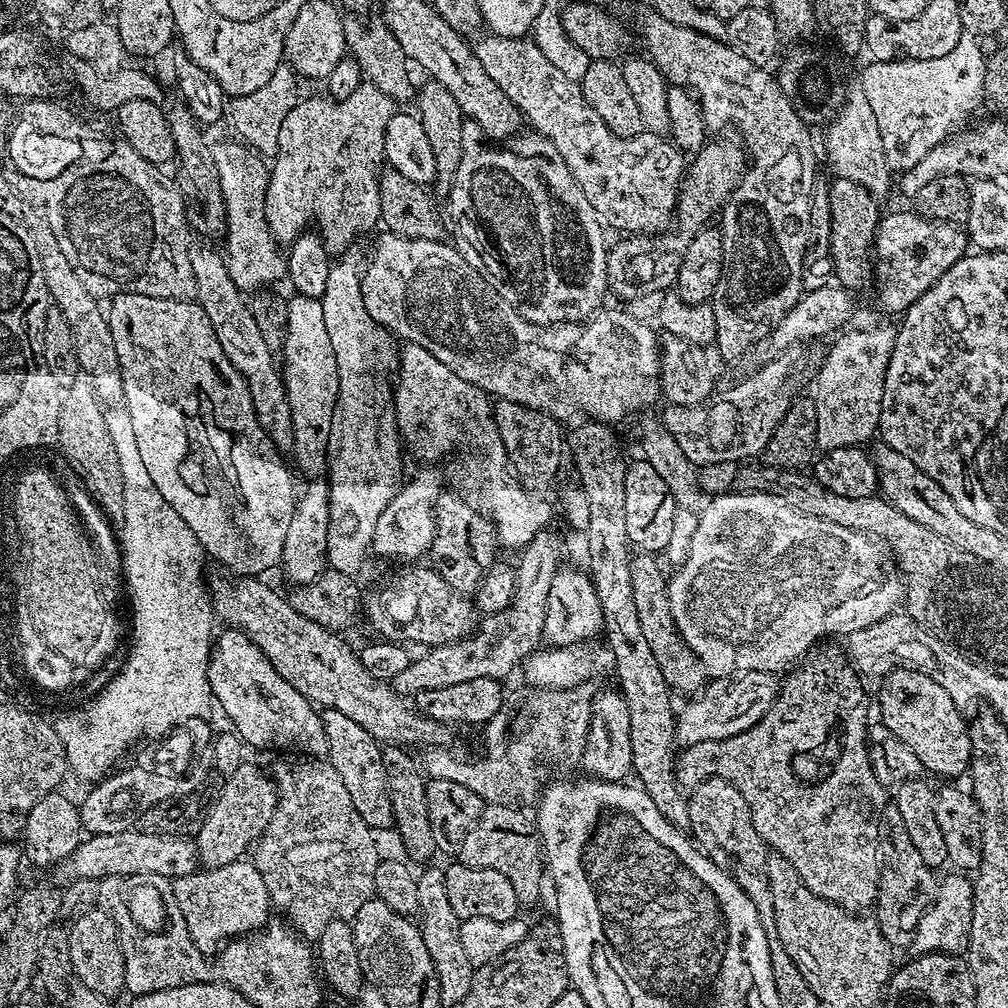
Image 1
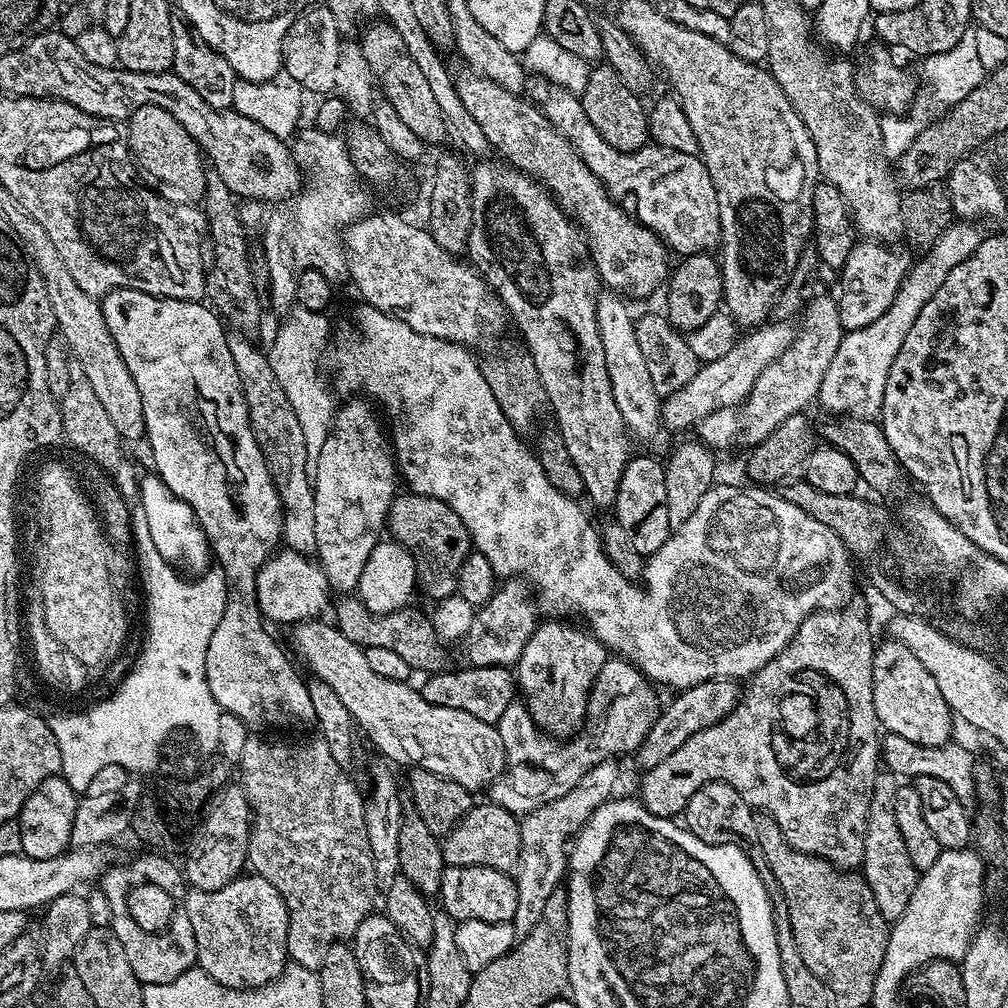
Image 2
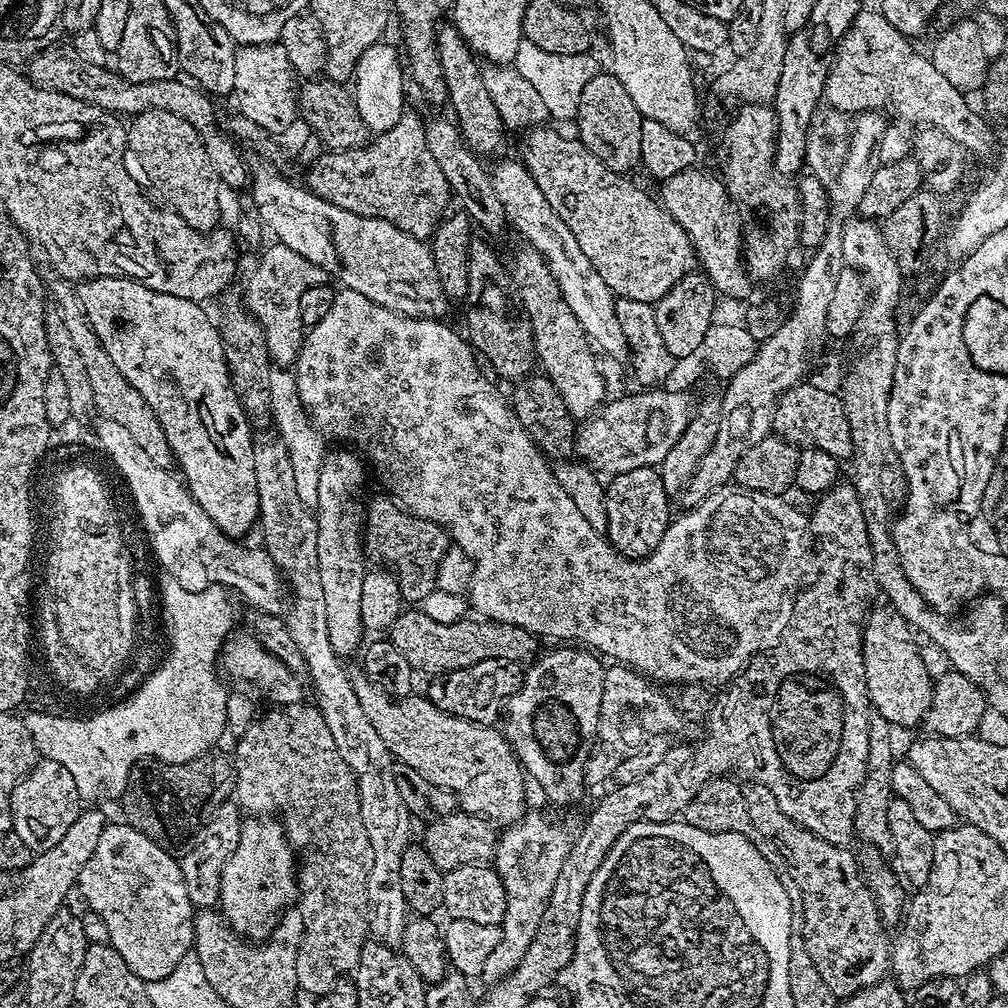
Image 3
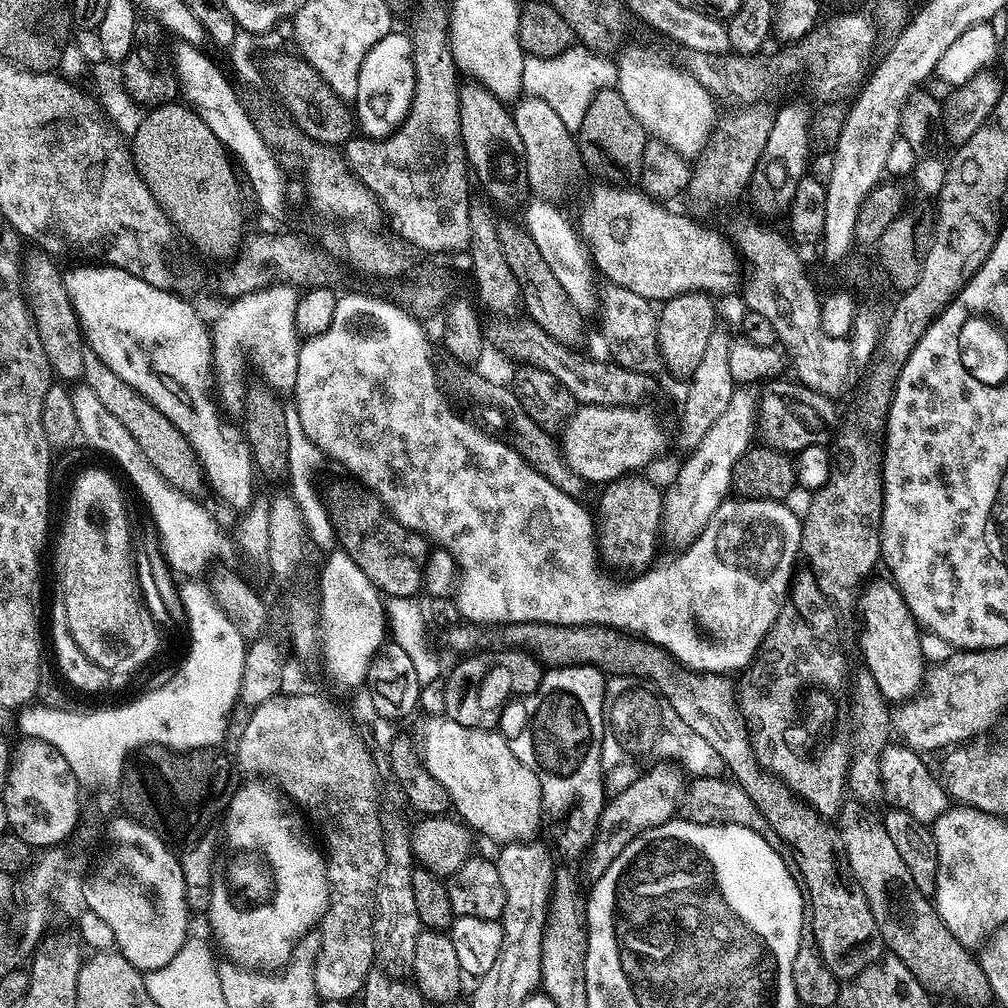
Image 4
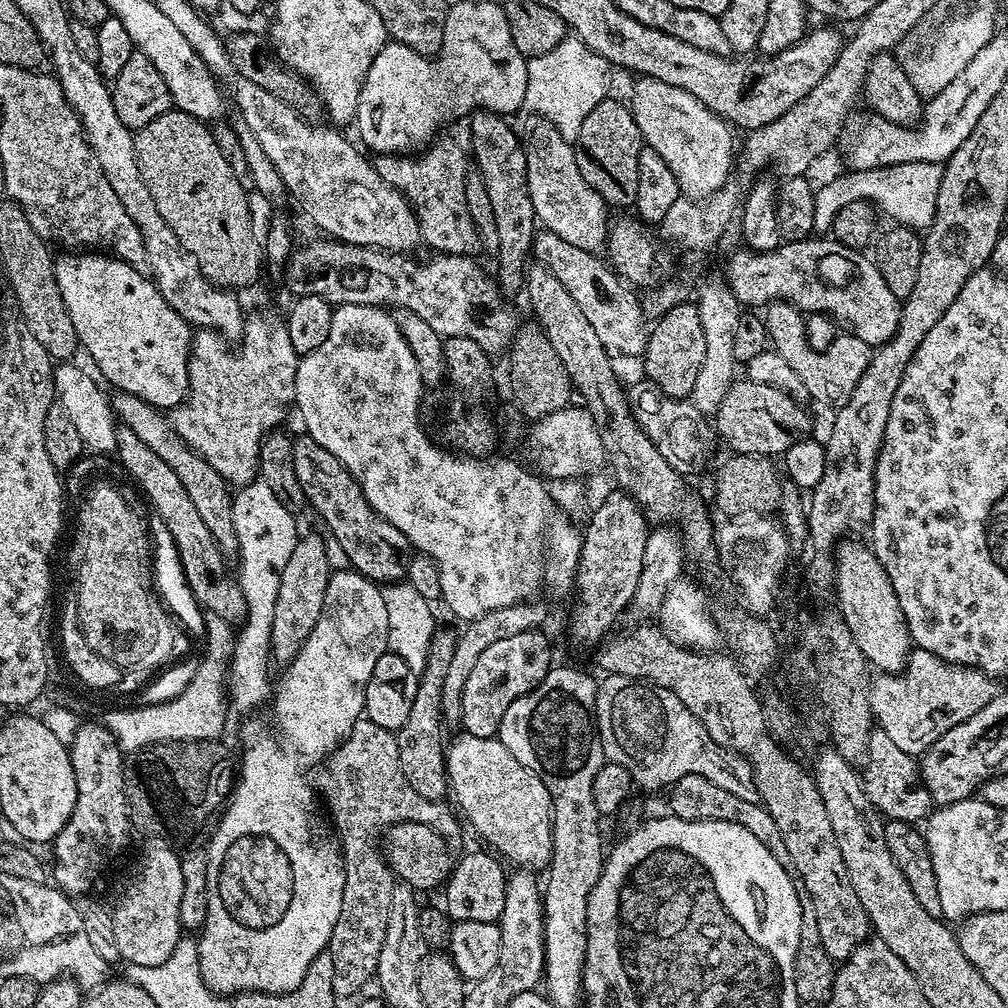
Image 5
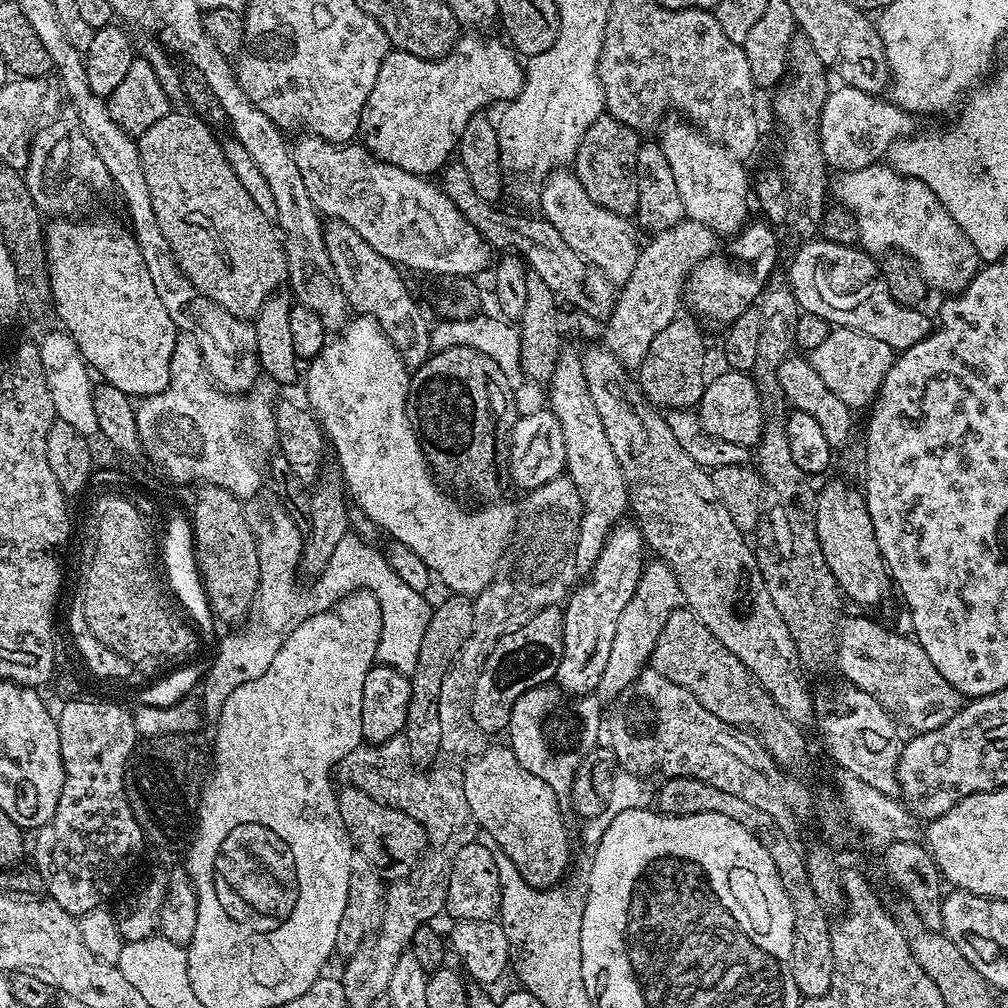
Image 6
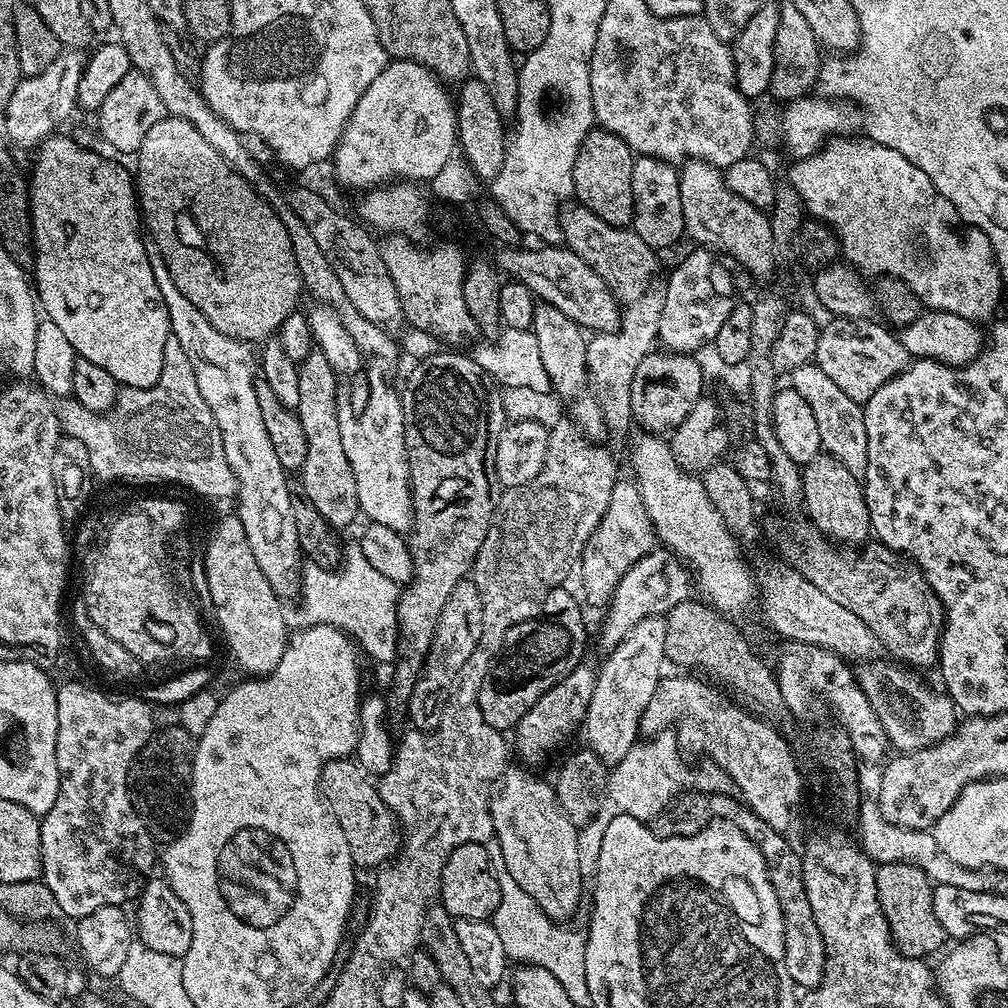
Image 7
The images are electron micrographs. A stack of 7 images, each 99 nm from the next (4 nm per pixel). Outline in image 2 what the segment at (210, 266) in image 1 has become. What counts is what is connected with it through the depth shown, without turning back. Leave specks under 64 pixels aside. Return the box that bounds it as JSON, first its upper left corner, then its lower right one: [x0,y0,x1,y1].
[229,339,316,554]

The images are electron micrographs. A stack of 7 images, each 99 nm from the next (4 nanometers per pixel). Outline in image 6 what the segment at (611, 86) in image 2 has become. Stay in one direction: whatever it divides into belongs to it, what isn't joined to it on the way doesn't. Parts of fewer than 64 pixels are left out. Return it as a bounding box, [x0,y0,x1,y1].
[574,114,641,218]

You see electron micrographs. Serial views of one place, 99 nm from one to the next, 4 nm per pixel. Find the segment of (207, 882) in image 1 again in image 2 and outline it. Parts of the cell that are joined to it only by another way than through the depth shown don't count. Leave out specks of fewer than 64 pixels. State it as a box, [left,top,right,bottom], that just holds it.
[182,874,290,988]

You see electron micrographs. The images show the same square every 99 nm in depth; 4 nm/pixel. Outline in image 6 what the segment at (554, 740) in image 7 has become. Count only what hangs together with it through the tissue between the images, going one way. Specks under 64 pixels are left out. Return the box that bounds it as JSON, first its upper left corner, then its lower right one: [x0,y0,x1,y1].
[555,522,646,696]

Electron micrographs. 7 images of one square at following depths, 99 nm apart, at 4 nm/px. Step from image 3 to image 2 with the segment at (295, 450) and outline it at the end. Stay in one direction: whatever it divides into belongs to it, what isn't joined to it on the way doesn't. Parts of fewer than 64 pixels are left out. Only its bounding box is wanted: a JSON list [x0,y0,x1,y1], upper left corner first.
[266,306,334,462]

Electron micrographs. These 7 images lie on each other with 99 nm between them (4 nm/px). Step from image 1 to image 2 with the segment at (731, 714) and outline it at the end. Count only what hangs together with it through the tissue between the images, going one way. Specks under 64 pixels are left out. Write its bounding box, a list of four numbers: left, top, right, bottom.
[634,678,742,770]

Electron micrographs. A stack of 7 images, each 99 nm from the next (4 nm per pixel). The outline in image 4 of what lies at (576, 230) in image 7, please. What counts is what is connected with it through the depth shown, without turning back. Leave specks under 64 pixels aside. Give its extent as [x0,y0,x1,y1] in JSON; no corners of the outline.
[511,95,582,202]

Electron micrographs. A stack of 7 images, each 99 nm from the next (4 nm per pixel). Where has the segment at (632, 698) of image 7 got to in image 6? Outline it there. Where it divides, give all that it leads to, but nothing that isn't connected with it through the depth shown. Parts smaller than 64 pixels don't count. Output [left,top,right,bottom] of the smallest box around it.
[598,558,682,702]

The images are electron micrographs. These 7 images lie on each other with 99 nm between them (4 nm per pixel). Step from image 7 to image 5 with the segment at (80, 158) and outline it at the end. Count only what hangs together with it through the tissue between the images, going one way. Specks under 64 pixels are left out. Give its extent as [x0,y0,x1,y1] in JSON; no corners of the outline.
[55,250,193,410]

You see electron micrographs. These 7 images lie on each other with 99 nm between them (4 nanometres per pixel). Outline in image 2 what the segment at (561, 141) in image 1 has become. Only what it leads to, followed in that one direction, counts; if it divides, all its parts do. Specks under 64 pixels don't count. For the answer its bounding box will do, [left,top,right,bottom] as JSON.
[526,79,720,257]

